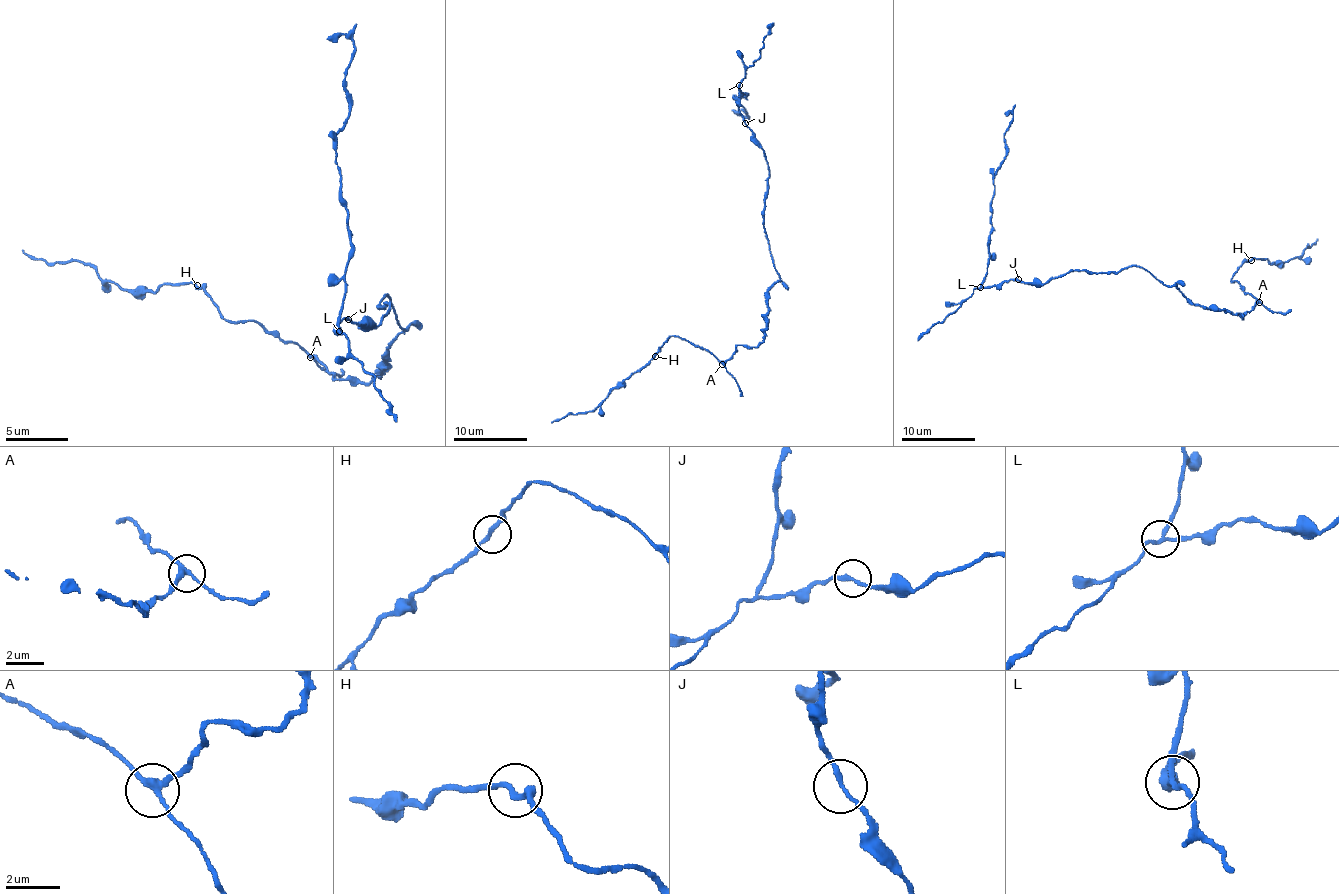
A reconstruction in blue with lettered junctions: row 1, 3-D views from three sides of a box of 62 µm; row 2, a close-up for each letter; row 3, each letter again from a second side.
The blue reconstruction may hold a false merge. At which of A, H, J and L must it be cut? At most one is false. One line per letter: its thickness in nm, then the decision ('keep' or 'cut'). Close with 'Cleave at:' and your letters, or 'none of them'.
A: 240 nm thick; keep
H: 200 nm thick; keep
J: 170 nm thick; keep
L: 180 nm thick; cut
Cleave at: L

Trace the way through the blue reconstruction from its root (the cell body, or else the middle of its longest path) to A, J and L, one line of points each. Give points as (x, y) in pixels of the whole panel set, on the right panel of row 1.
A: (1148, 271), (1166, 285), (1174, 285), (1194, 304), (1207, 308), (1233, 311), (1242, 317), (1240, 315), (1259, 302)
J: (1148, 271), (1129, 265), (1116, 273), (1068, 271), (1044, 284), (1024, 284), (1018, 280)
L: (1148, 271), (1135, 265), (1116, 273), (1068, 271), (1044, 284), (1009, 280), (979, 287)

